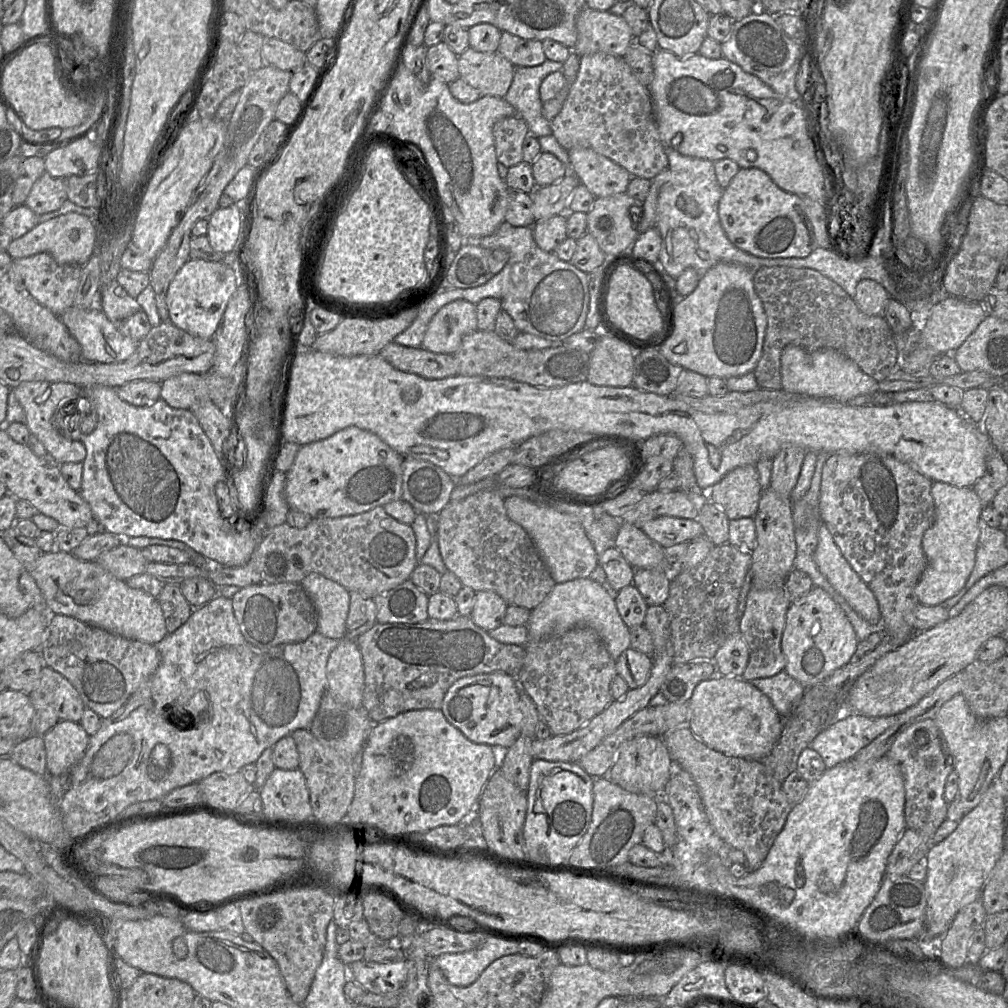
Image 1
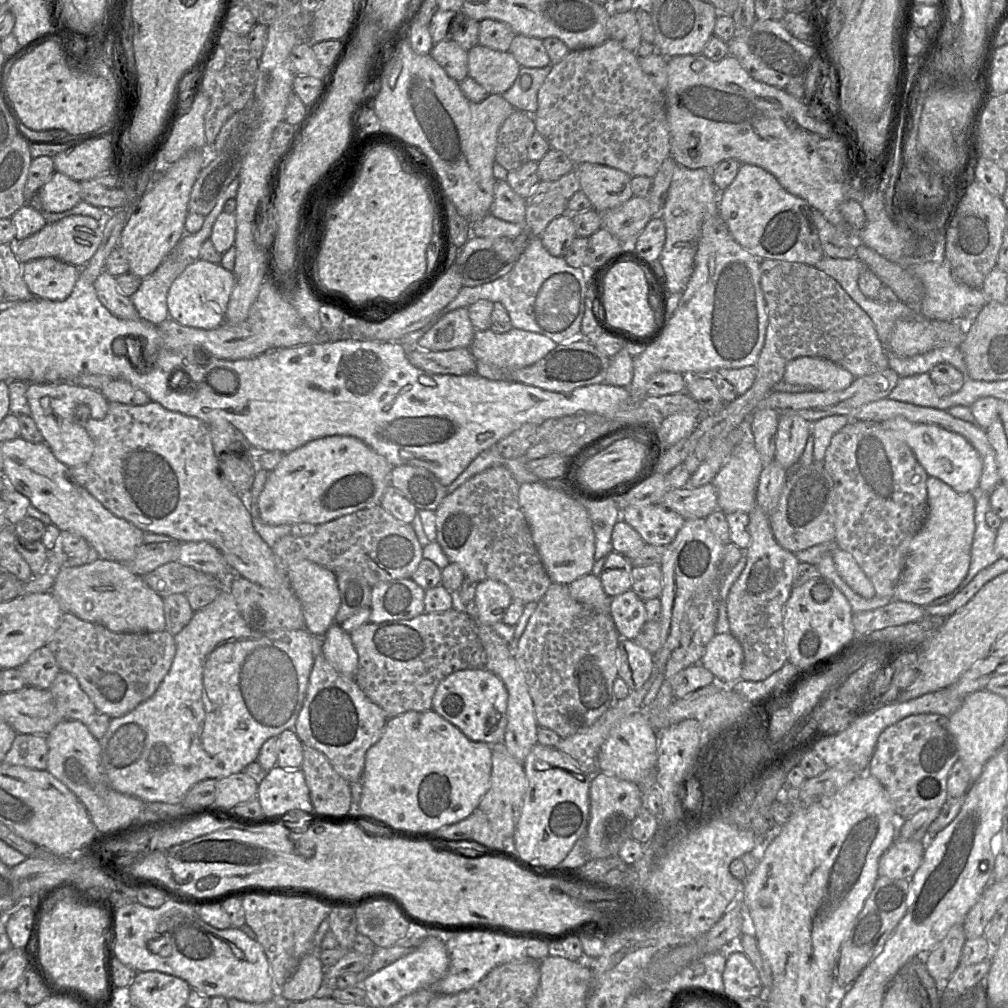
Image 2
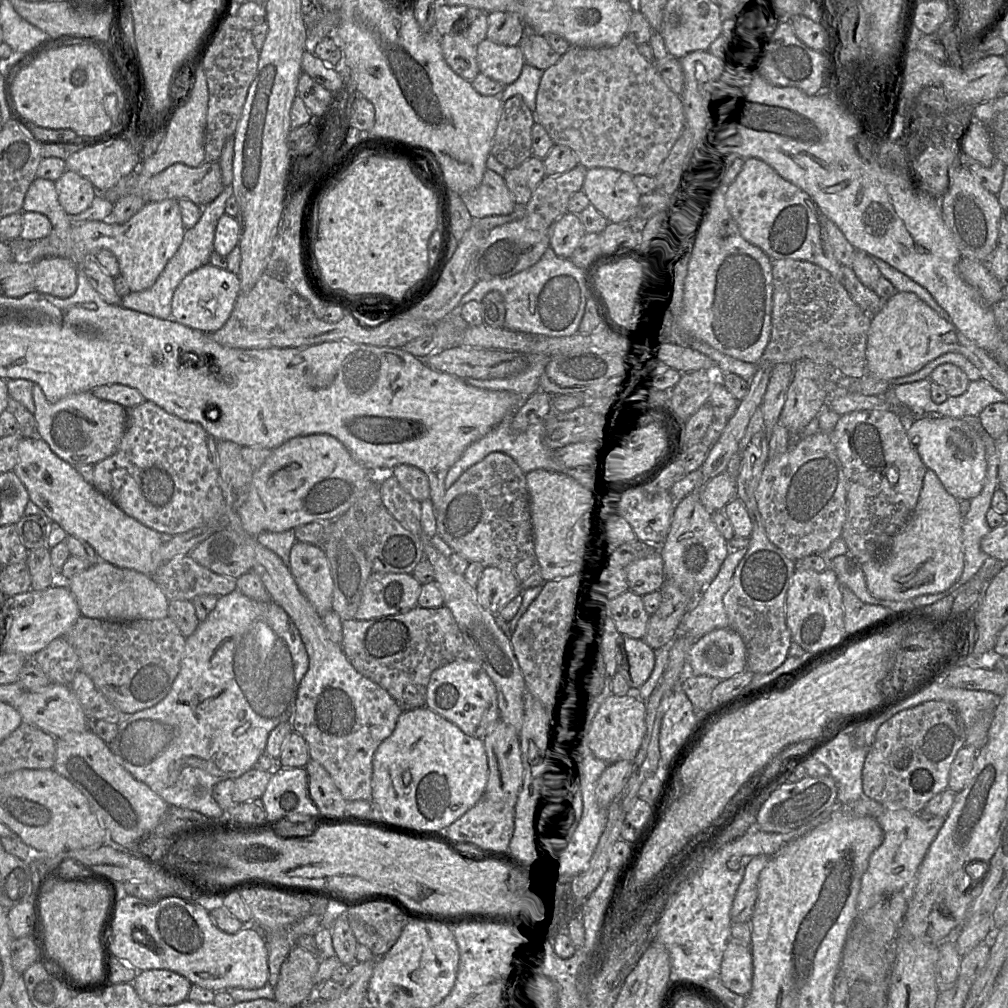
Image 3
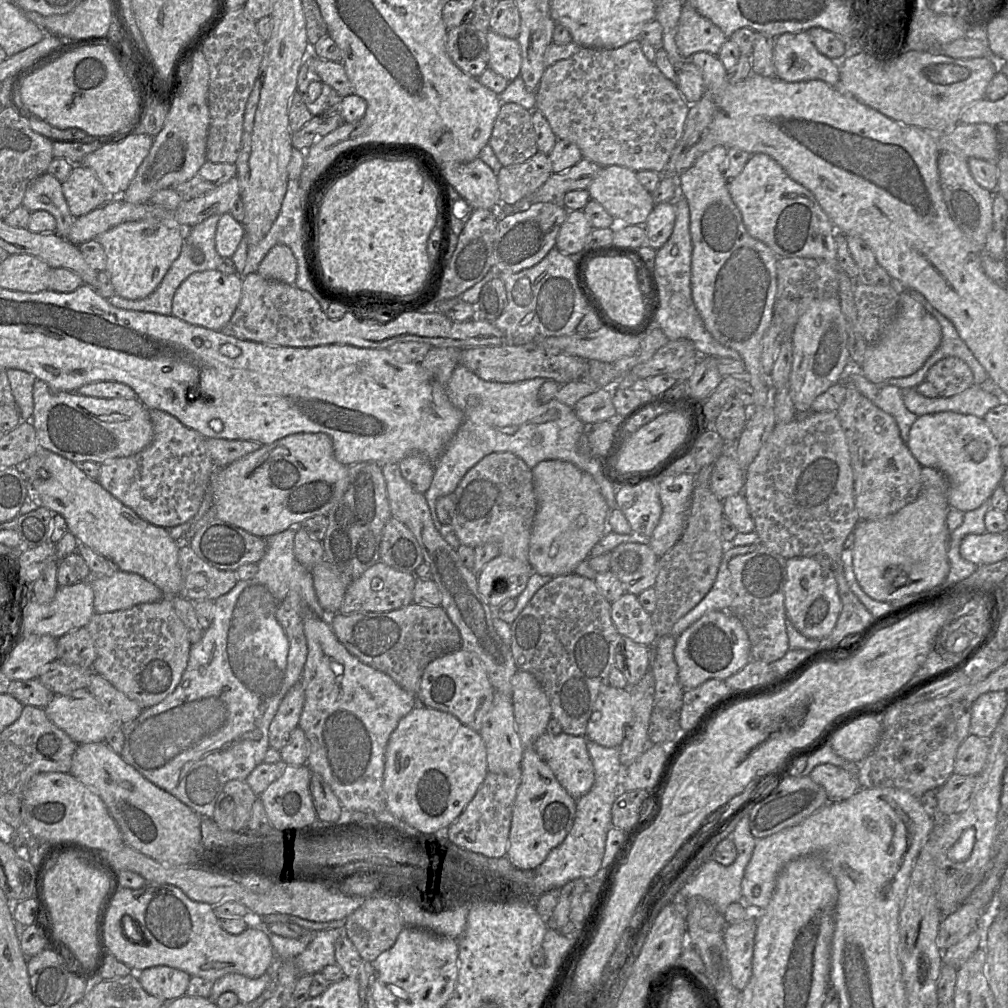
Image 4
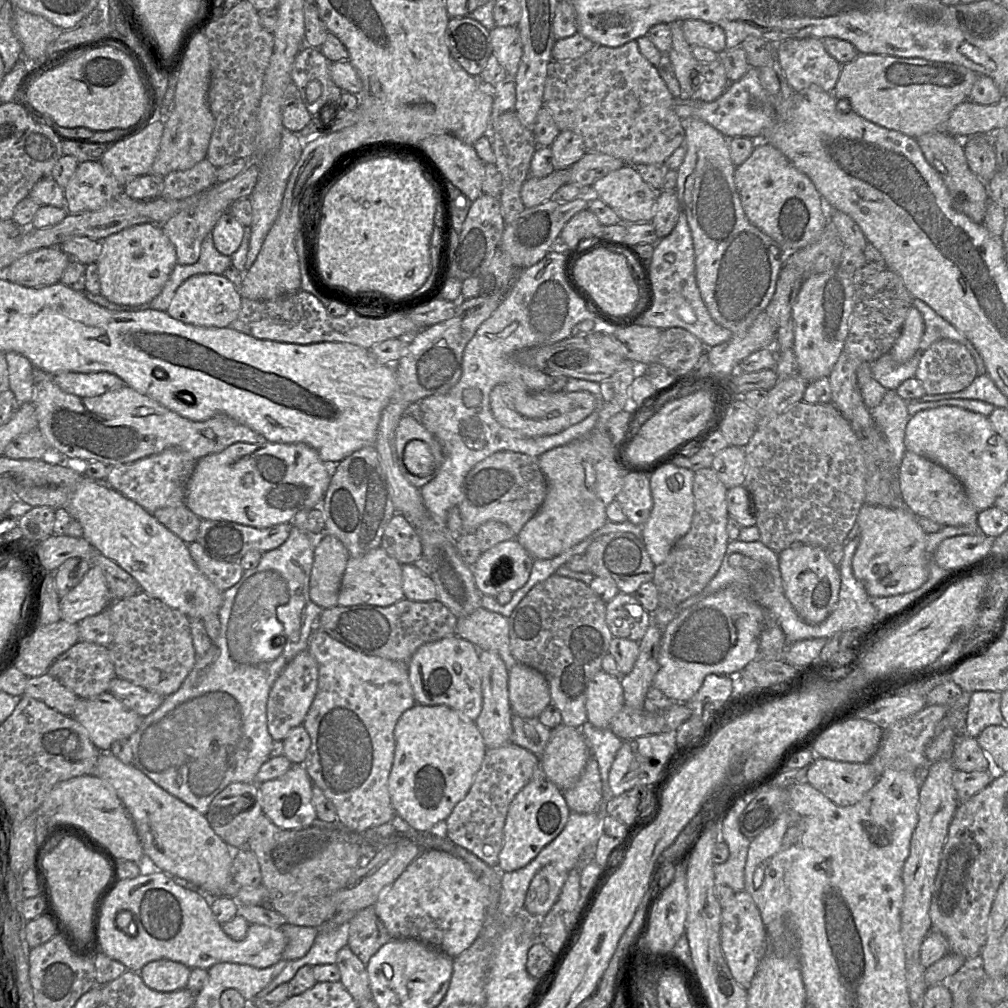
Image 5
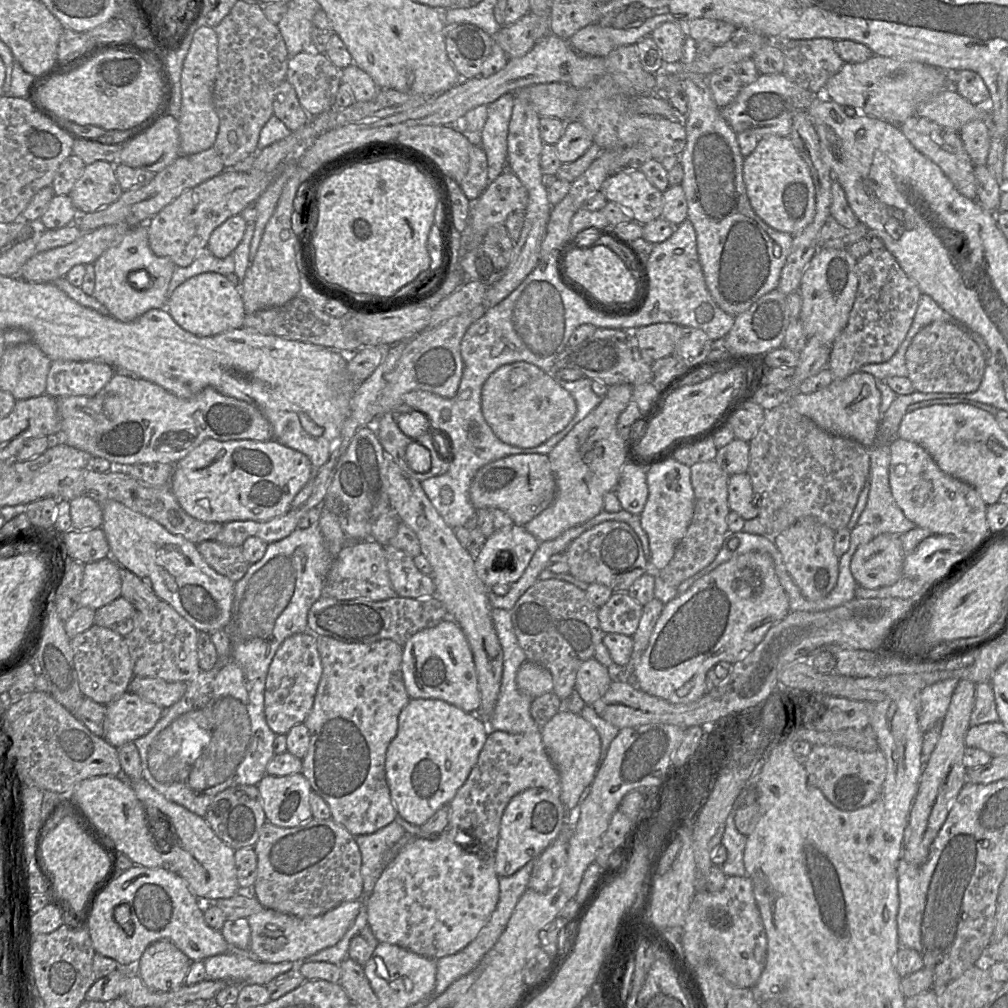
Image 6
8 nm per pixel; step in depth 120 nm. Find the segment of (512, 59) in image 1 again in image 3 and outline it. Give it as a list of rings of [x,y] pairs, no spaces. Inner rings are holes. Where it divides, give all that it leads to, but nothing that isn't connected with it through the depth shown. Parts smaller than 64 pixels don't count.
[[[526,31],[526,34],[520,41],[519,48],[525,63],[542,71],[555,65],[562,57],[551,48],[546,37],[529,31]]]

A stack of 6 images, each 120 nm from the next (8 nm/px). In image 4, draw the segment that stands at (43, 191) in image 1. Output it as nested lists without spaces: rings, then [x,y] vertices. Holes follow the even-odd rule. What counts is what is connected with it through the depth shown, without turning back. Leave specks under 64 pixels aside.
[[[81,164],[74,168],[62,183],[62,191],[70,213],[80,217],[90,213],[112,198],[92,170]]]

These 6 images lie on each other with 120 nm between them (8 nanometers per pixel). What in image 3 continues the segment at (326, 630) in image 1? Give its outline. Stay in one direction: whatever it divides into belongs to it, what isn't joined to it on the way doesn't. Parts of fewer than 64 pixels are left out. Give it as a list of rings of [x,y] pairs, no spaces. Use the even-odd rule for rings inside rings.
[[[296,541],[290,552],[289,570],[300,591],[321,617],[332,610],[333,577],[320,545]]]

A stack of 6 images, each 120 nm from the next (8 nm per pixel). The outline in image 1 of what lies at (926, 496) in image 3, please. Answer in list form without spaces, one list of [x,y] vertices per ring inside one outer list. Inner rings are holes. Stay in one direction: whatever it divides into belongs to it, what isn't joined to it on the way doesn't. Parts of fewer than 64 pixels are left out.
[[[933,481],[931,495],[934,502],[934,522],[922,537],[926,566],[914,589],[918,603],[927,606],[942,604],[965,586],[975,565],[979,519],[984,508],[971,487],[958,488]]]

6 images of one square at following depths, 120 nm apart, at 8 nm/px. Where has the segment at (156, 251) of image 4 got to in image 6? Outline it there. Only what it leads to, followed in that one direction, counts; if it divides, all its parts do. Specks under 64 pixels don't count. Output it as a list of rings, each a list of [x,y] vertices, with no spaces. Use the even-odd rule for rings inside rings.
[[[147,223],[131,228],[120,243],[106,250],[95,262],[95,289],[93,297],[103,304],[109,315],[121,322],[132,322],[151,309],[166,308],[169,298],[168,286],[175,264],[168,257],[156,256],[148,241]]]

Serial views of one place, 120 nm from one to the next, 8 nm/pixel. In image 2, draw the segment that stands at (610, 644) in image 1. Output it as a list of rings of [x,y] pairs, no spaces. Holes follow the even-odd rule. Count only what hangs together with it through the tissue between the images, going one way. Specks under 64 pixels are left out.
[[[587,574],[570,583],[568,587],[574,600],[599,613],[611,614],[612,597],[605,592],[599,577]]]

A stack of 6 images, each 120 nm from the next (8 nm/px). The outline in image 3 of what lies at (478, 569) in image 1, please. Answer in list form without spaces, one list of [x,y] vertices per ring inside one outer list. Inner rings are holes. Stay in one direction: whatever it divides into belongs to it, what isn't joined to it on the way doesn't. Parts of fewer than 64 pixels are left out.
[[[492,452],[465,471],[446,491],[441,506],[436,510],[436,525],[437,534],[455,553],[469,562],[479,562],[485,568],[493,566],[509,570],[522,590],[545,583],[534,550],[526,474],[510,456]]]

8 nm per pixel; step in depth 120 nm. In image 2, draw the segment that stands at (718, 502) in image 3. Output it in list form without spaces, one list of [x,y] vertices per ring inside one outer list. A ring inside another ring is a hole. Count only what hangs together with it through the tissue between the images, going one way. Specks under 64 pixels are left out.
[[[712,482],[699,487],[672,488],[659,502],[684,519],[705,519],[718,508],[718,496]]]

